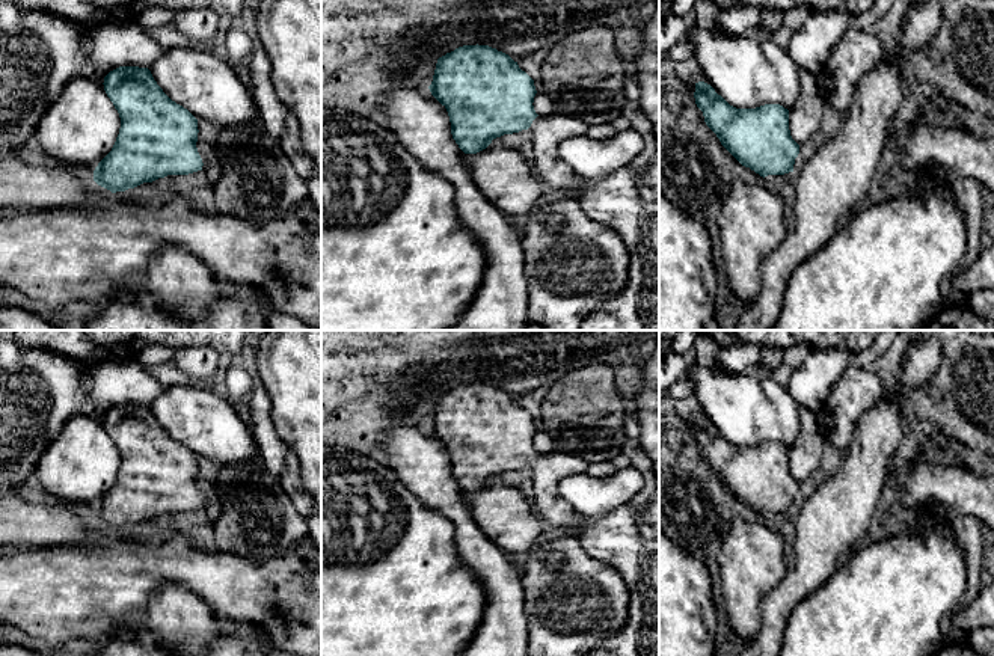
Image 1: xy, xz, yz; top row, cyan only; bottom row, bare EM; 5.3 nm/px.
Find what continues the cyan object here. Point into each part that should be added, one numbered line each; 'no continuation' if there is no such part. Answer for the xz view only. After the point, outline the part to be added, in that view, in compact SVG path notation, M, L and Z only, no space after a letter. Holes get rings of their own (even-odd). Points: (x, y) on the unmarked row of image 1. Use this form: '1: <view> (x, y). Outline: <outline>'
1: xz (617, 539). Outline: M552 451L537 454L529 467L531 502L540 520L576 534L588 555L614 567L623 576L632 597L626 624L585 656L659 656L659 537L649 534L640 522L640 511L627 505L600 517L588 517L579 514L561 496L558 486L563 480L587 472L588 463L584 458Z

